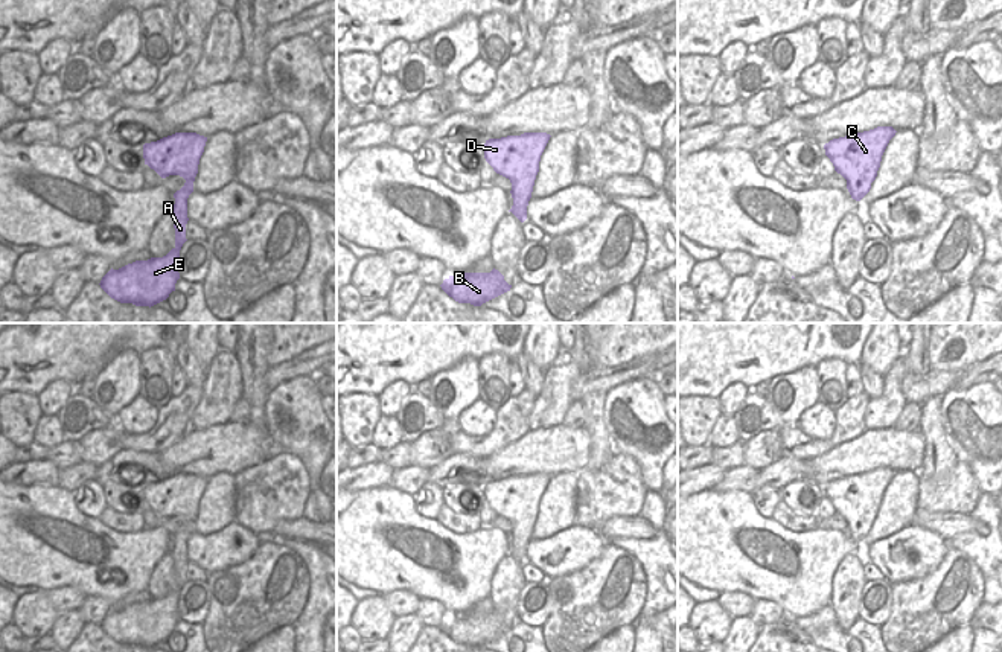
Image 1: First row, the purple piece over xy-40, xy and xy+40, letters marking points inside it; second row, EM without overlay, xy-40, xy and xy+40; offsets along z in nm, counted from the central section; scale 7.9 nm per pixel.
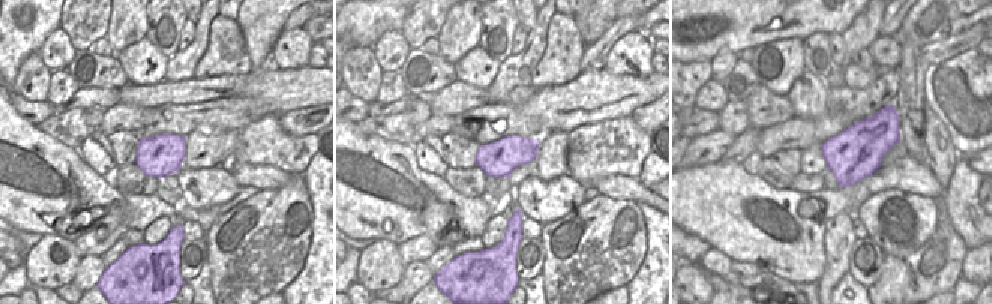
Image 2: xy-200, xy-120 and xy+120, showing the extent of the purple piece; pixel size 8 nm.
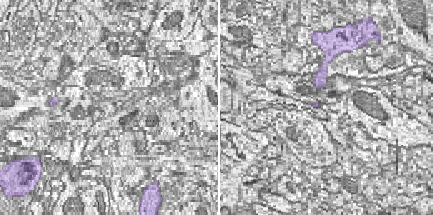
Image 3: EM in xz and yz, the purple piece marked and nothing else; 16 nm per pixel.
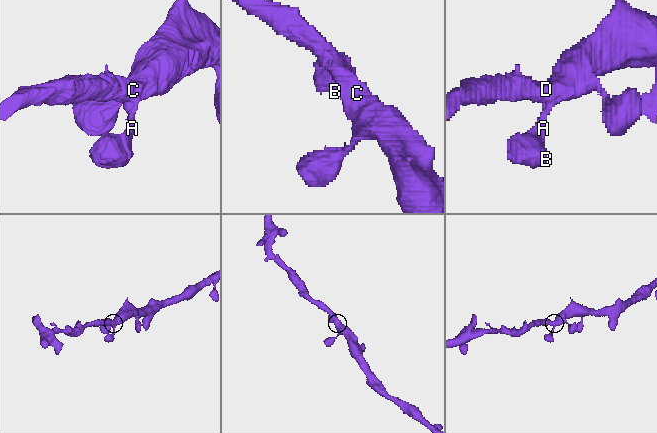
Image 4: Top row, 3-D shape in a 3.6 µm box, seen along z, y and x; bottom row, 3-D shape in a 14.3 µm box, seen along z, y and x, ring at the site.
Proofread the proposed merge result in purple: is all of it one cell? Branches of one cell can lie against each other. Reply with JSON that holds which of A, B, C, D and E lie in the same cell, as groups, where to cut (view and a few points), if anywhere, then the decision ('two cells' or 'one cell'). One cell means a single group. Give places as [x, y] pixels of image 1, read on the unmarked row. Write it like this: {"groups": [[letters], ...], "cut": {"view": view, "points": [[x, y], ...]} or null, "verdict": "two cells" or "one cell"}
{"groups": [["A", "B", "C", "D", "E"]], "cut": null, "verdict": "one cell"}

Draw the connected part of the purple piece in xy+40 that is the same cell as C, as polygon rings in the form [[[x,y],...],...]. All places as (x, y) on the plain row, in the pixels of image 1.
[[[877,468],[833,480],[824,486],[825,497],[833,504],[834,512],[847,521],[847,530],[853,541],[860,542],[870,533],[882,497],[895,474],[892,468]]]

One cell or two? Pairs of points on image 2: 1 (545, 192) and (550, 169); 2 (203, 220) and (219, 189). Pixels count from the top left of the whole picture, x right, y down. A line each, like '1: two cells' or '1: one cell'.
1: two cells
2: two cells

